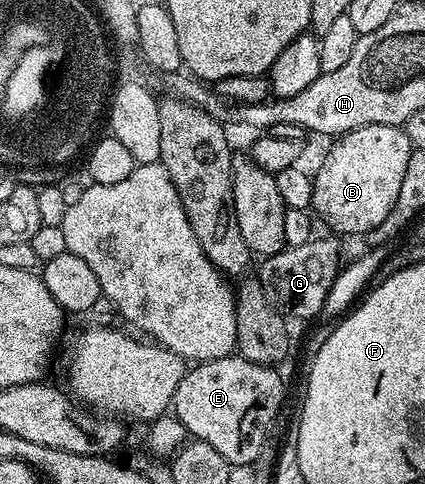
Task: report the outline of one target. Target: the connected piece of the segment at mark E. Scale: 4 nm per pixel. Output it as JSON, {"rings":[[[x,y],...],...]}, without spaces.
{"rings":[[[240,356],[227,358],[212,358],[210,362],[196,363],[186,369],[183,380],[179,380],[179,388],[175,388],[175,396],[171,403],[171,410],[175,417],[182,422],[186,435],[196,441],[211,444],[223,460],[227,460],[230,467],[248,467],[263,447],[263,440],[267,431],[267,424],[282,413],[281,401],[285,398],[285,386],[272,365],[252,363]]]}

